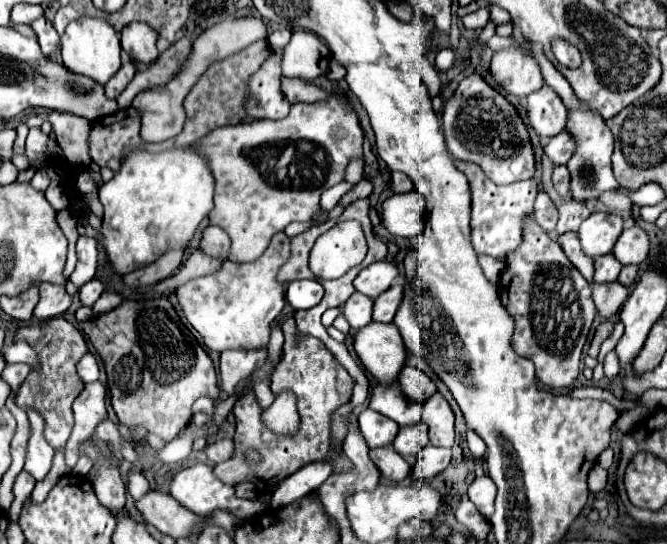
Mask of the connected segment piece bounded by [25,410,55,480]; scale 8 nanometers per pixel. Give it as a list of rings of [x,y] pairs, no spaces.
[[[27,410],[29,422],[31,422],[31,438],[27,444],[27,458],[25,458],[25,470],[35,478],[43,480],[45,474],[51,468],[53,460],[53,448],[43,438],[43,420],[35,410]]]

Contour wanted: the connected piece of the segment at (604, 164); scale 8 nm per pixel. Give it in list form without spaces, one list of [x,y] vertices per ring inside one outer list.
[[[585,102],[577,110],[569,110],[567,116],[567,128],[571,138],[575,140],[575,152],[571,160],[567,162],[569,174],[571,174],[571,196],[573,200],[585,202],[589,208],[595,204],[595,200],[609,190],[621,188],[621,184],[615,180],[611,170],[611,154],[613,154],[613,134],[607,128],[605,120],[599,112],[591,110]]]

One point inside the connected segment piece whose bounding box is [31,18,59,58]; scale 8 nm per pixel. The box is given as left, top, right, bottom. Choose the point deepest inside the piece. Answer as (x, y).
(48, 38)

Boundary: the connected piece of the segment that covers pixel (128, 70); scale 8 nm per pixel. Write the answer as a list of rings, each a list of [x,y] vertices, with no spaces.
[[[123,52],[121,54],[121,60],[123,60],[123,66],[119,68],[119,72],[105,84],[105,96],[107,98],[111,98],[111,100],[115,100],[123,90],[125,90],[125,86],[133,80],[133,76],[135,76],[135,64],[131,62],[131,58]]]

